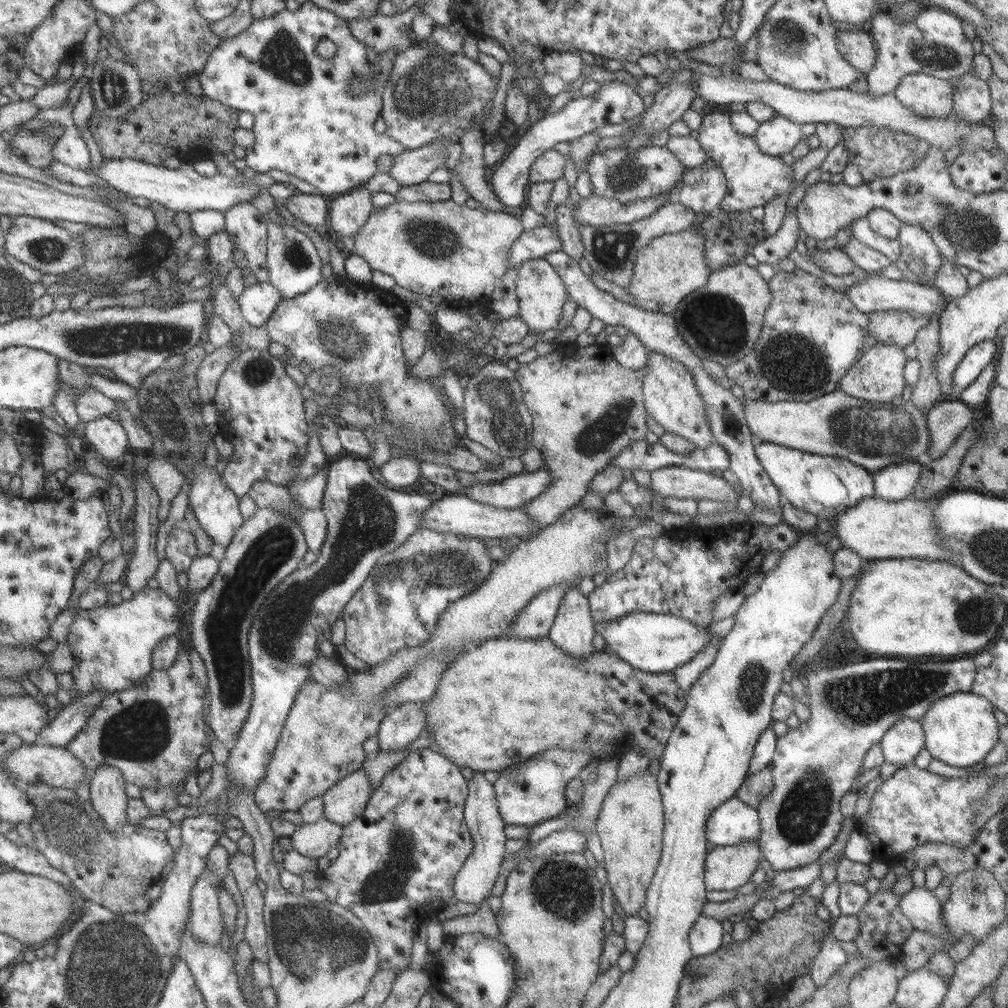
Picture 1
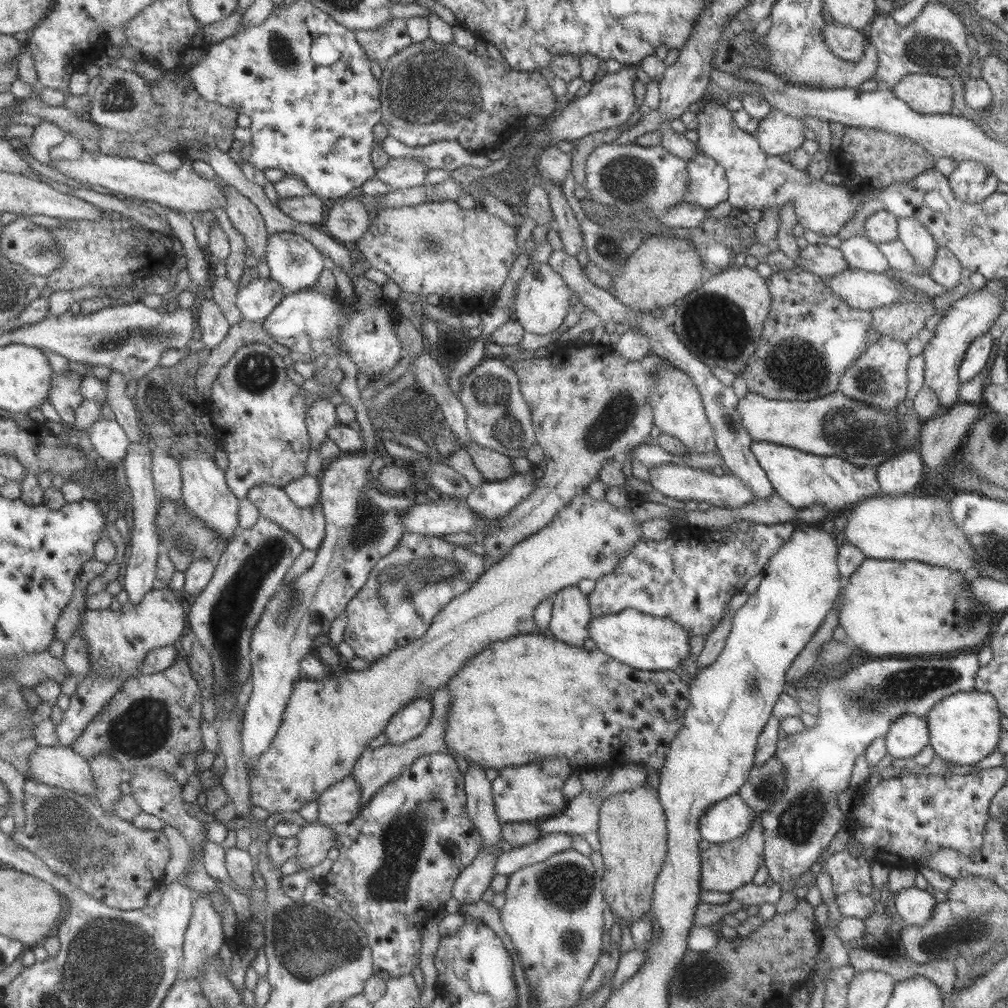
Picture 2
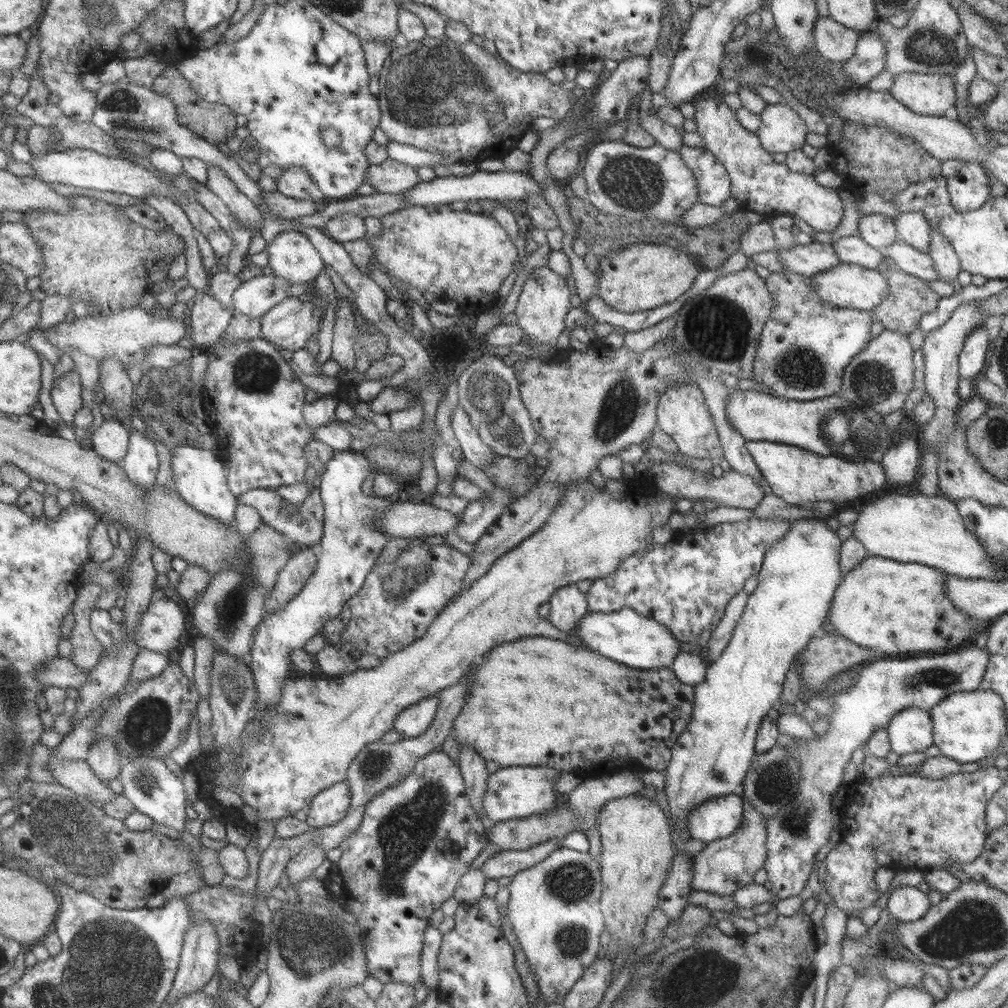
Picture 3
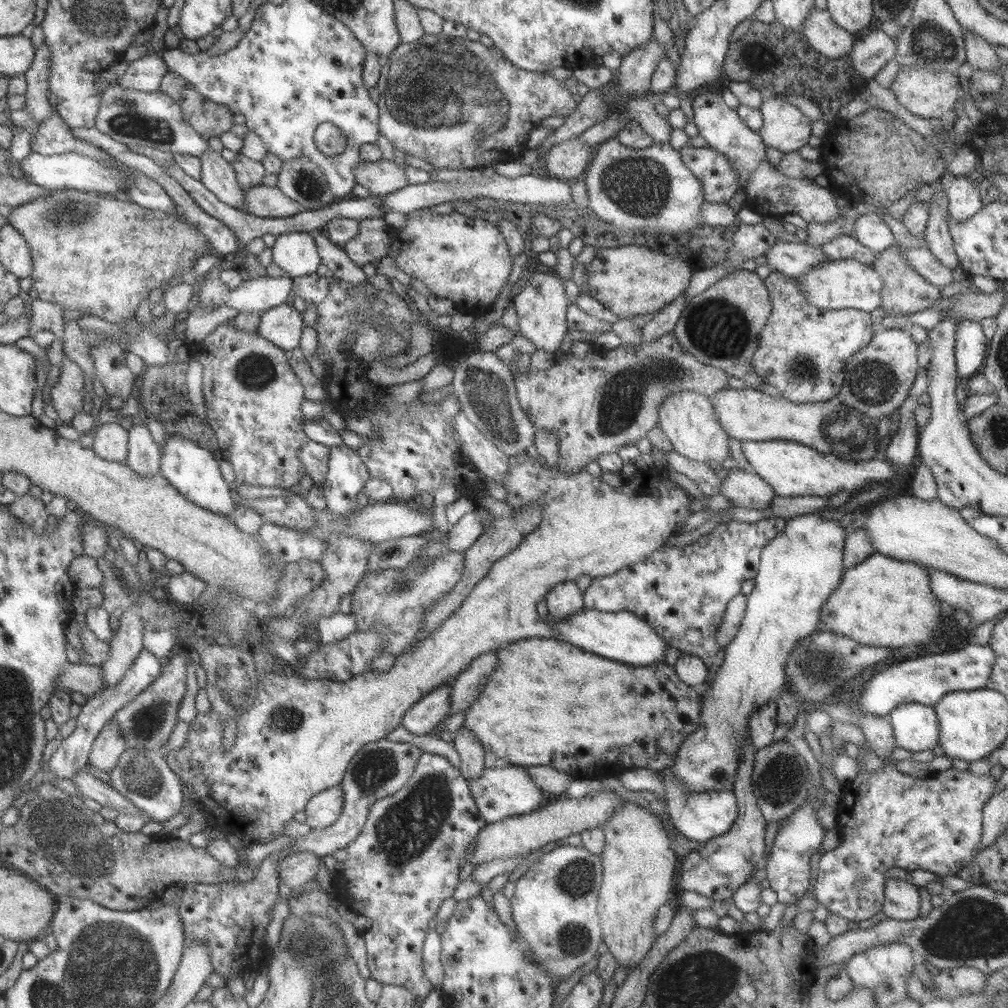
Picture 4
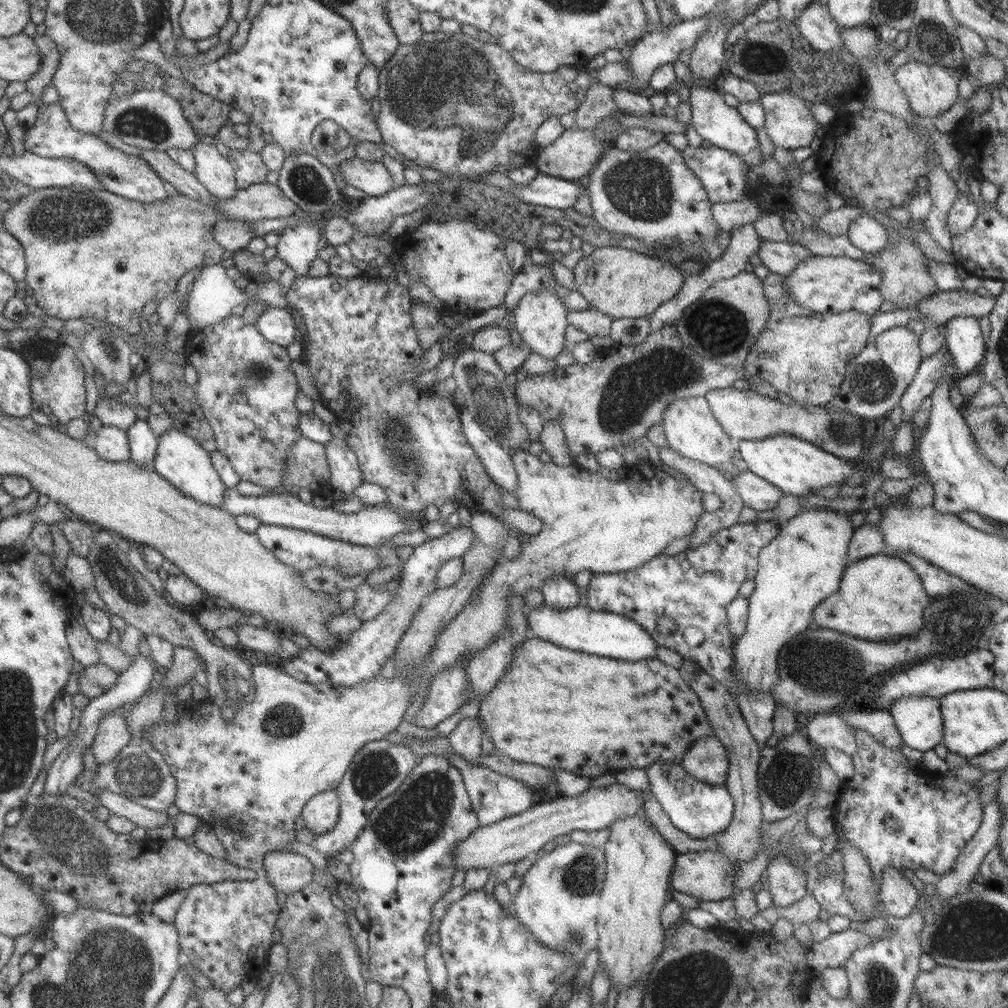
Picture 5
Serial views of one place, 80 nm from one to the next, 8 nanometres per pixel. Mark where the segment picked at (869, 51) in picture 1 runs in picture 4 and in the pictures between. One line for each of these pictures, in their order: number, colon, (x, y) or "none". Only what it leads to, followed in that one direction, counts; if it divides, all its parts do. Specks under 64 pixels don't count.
2: (844, 42)
3: (832, 41)
4: (822, 34)

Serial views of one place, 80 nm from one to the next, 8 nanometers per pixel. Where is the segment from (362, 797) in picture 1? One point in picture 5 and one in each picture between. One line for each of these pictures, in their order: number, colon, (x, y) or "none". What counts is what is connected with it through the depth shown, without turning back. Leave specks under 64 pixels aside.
2: (339, 803)
3: (329, 806)
4: (323, 808)
5: (320, 813)

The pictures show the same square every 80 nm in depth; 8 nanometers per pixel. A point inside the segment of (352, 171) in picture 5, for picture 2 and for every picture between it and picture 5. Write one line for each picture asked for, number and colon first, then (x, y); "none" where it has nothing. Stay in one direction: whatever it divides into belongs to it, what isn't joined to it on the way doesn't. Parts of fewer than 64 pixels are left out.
2: (399, 173)
3: (390, 177)
4: (381, 178)

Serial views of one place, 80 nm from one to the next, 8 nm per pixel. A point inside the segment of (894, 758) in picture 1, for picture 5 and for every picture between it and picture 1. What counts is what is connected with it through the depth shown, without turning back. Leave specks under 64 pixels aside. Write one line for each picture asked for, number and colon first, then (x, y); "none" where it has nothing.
2: (906, 736)
3: (909, 731)
4: (915, 727)
5: (917, 719)

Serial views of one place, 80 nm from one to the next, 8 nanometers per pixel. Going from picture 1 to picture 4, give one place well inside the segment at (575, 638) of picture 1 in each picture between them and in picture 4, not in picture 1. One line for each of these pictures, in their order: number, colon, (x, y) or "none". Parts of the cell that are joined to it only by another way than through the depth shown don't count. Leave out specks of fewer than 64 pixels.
2: (570, 612)
3: (567, 604)
4: (564, 598)

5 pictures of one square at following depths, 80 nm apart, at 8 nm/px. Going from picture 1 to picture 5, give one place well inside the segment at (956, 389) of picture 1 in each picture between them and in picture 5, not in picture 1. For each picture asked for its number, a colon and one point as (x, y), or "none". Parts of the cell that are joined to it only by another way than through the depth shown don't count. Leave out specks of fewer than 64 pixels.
2: (975, 356)
3: (971, 356)
4: (969, 348)
5: (963, 339)

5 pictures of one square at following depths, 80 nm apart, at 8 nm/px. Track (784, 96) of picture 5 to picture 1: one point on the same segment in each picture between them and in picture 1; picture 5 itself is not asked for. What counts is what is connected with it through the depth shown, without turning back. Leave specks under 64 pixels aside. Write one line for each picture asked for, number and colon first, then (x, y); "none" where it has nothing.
1: (775, 136)
2: (777, 133)
3: (781, 129)
4: (784, 127)

